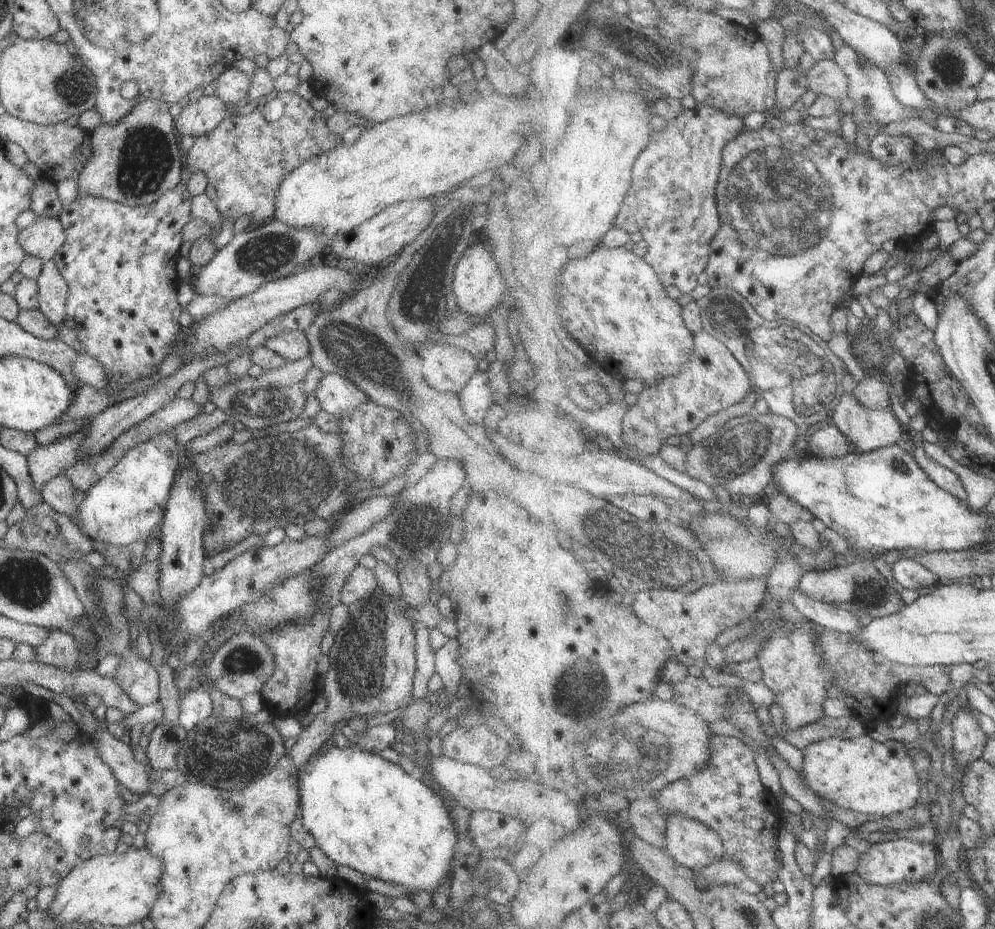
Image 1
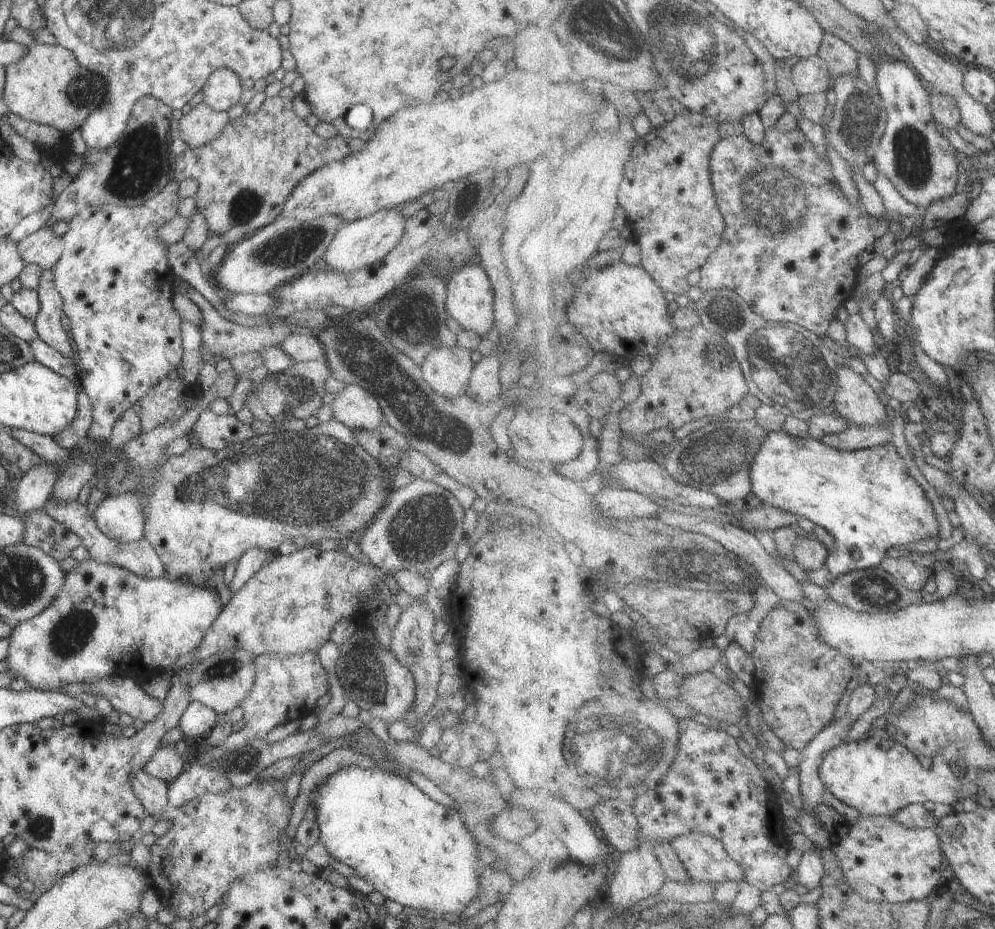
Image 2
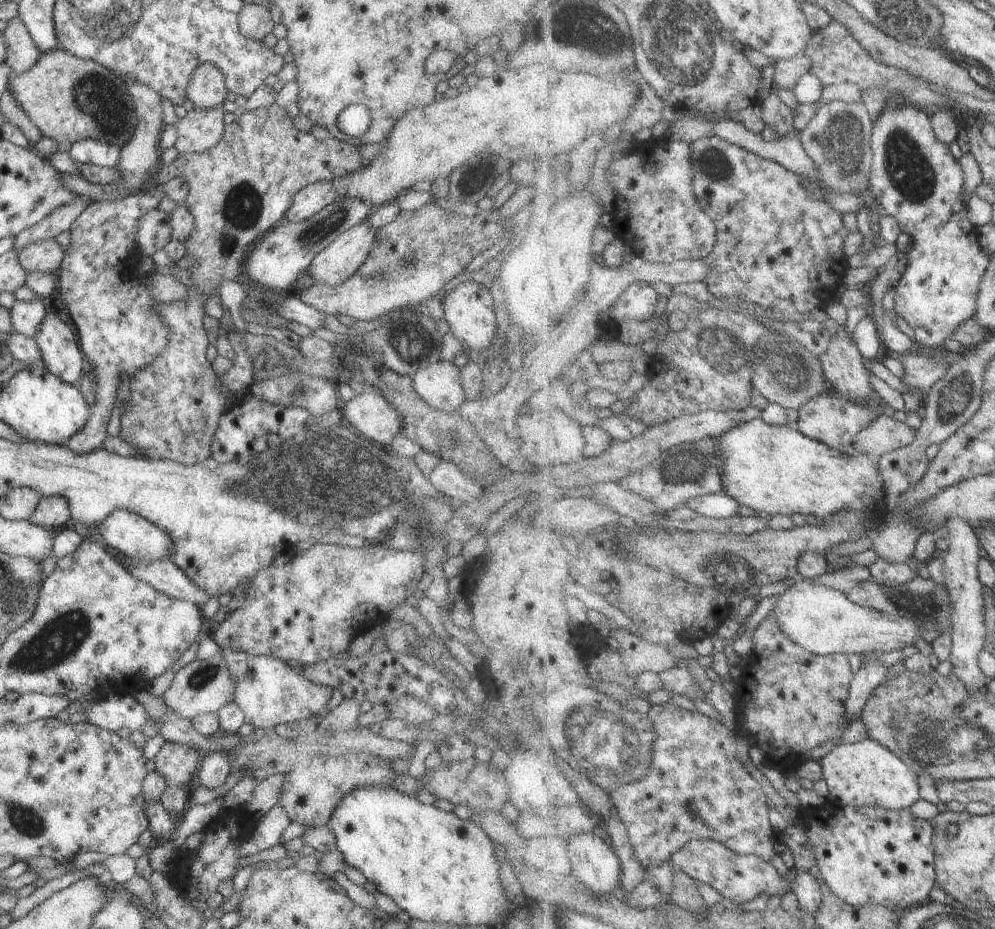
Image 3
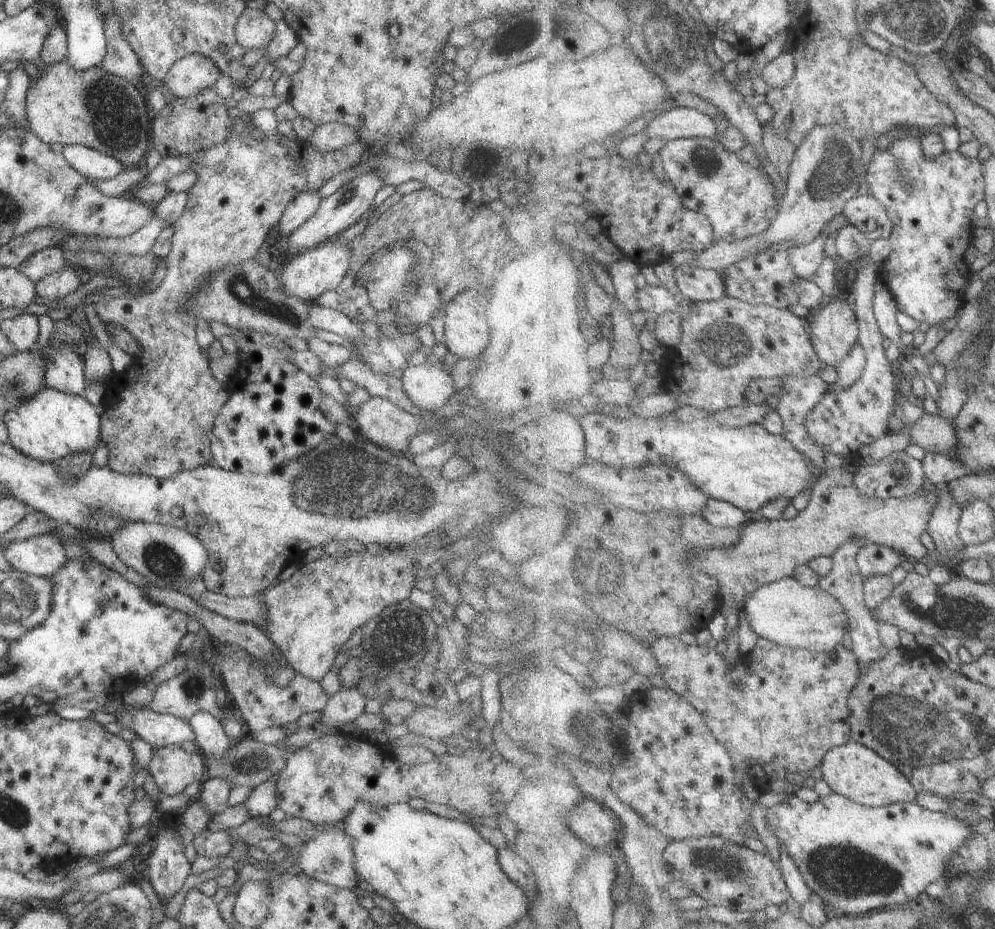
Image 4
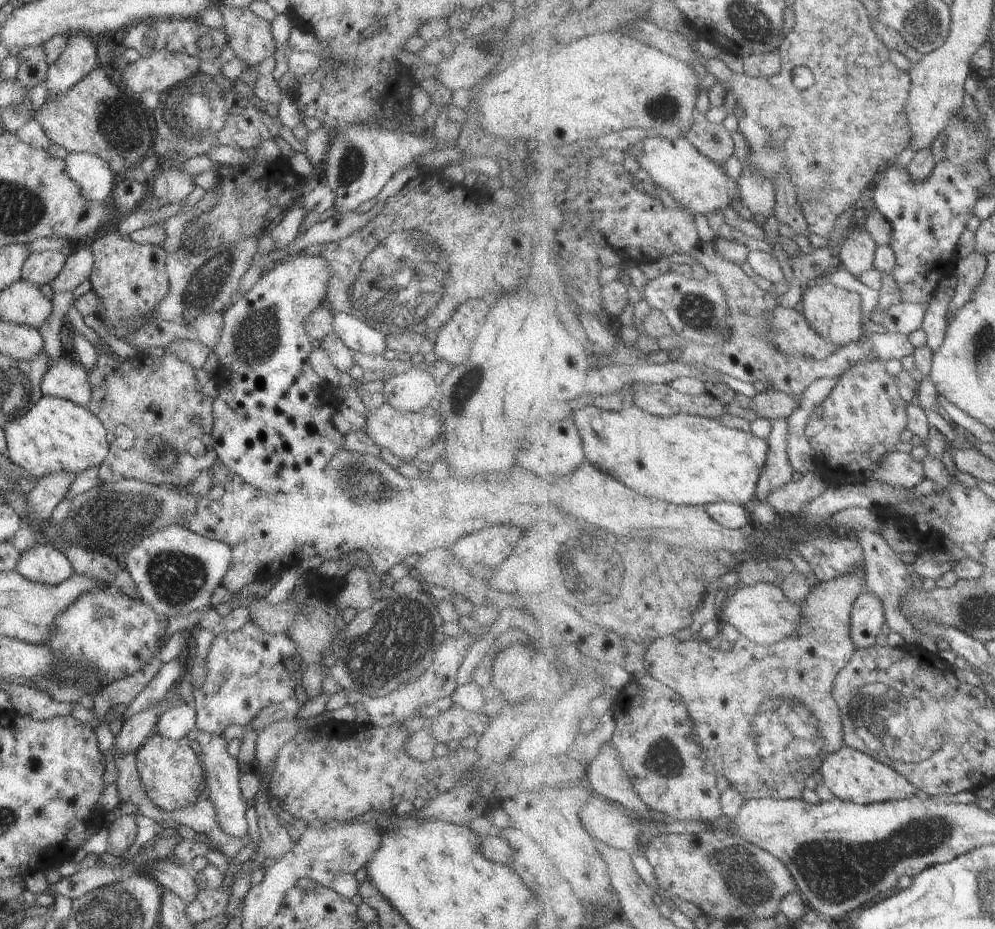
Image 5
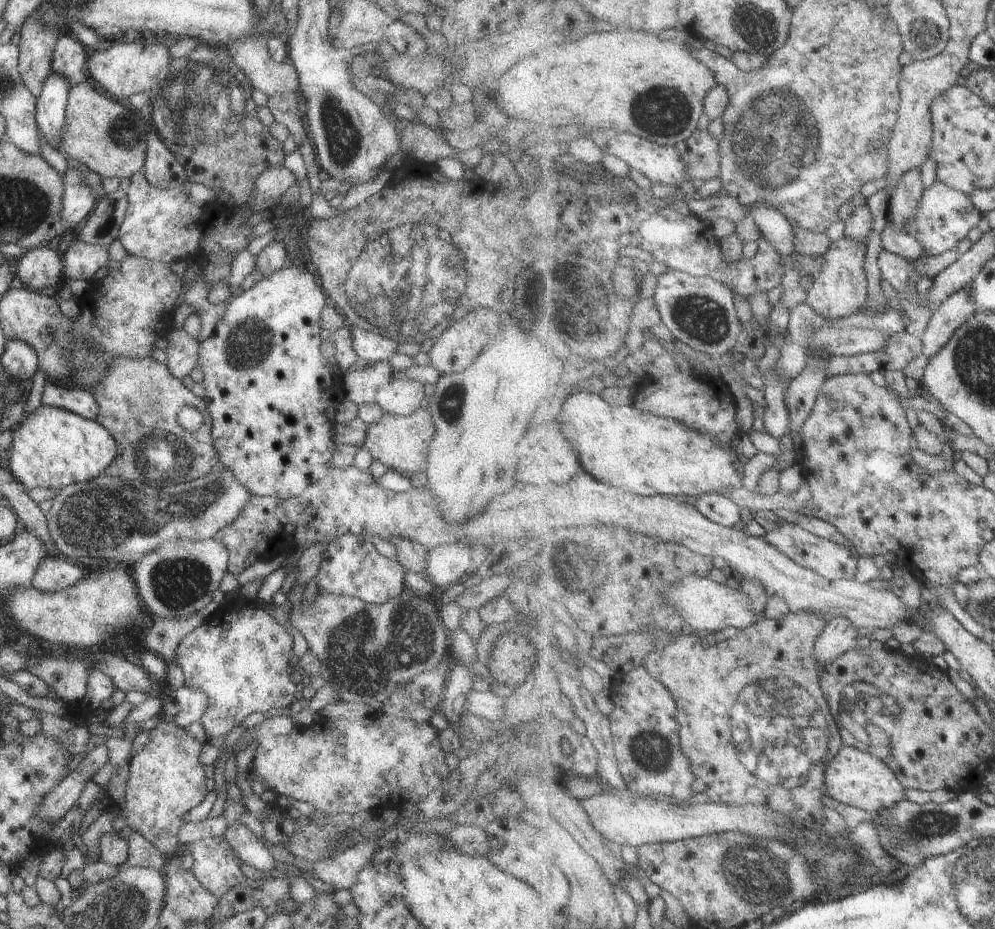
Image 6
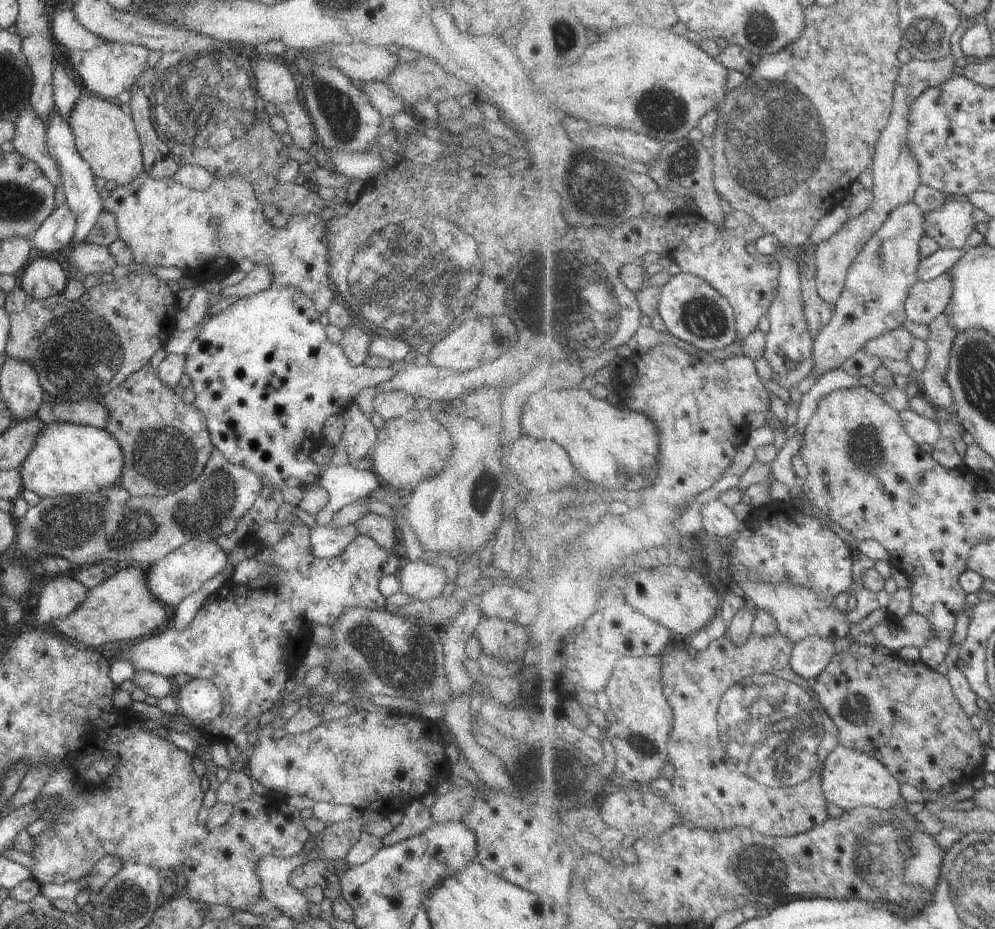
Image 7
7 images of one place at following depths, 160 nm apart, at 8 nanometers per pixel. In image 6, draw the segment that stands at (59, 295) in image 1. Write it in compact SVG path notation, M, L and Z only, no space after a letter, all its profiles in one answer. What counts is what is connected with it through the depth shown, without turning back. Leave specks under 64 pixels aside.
M50 380L44 386L41 405L64 408L88 420L96 420L99 412L98 402L94 399L92 391L58 385Z

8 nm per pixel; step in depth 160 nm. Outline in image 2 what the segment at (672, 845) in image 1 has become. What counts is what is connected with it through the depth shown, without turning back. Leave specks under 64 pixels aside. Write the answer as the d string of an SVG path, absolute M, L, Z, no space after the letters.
M691 832L675 838L672 843L692 878L697 881L716 884L729 880L741 884L746 881L745 868L731 857L725 844L716 837Z

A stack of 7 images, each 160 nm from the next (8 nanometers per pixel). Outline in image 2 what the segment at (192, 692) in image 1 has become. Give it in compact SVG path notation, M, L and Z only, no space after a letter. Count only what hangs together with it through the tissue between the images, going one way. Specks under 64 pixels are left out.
M190 702L179 722L184 739L194 739L208 734L217 722L217 716L217 712L203 702Z

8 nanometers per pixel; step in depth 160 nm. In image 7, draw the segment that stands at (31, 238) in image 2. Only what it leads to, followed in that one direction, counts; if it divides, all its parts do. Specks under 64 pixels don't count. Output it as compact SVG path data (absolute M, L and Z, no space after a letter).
M40 254L24 270L22 288L35 299L47 299L62 294L67 285L66 272L55 257Z

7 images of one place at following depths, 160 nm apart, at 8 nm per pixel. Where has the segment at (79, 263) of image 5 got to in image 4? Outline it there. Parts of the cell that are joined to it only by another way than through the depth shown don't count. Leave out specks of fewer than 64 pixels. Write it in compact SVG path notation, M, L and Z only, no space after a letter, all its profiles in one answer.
M65 266L60 270L51 272L48 276L35 282L35 289L39 301L56 300L64 298L74 292L80 285L80 280L74 270Z

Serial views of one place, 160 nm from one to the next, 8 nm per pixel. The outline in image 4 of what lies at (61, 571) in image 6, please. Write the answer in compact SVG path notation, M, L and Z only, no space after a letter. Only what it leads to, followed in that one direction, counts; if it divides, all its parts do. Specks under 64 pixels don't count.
M54 533L30 535L26 540L8 543L2 549L12 568L37 577L50 578L67 559L64 545Z

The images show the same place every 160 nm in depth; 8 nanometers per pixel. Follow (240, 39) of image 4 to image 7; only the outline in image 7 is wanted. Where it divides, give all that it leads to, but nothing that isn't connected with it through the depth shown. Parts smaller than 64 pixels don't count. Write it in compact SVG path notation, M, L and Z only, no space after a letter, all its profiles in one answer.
M260 55L254 61L254 81L259 95L276 106L297 100L298 84L283 60Z

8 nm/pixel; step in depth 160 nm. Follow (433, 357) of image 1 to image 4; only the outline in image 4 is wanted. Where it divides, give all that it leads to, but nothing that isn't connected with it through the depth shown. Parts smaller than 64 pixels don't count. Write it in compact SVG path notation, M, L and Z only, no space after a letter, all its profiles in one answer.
M433 361L421 365L408 366L400 380L409 399L423 411L441 411L454 392L454 380L446 372L447 367Z

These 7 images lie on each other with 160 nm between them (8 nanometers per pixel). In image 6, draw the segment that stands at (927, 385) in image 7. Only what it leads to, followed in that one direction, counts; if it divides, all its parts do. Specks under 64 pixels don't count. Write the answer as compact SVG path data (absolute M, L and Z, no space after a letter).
M969 288L956 292L948 302L939 307L932 315L923 335L924 354L934 358L944 350L954 338L954 334L976 315L976 300Z

